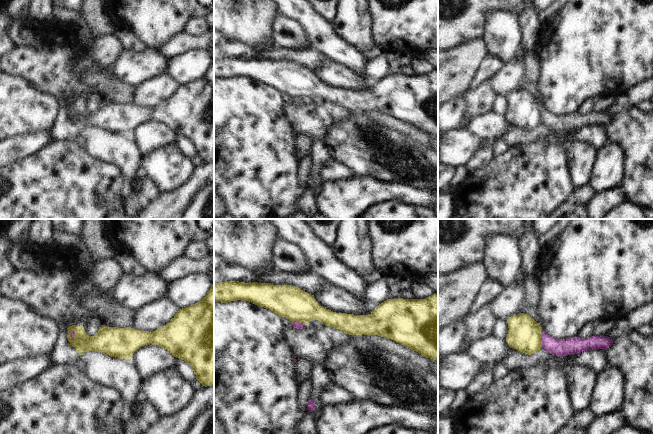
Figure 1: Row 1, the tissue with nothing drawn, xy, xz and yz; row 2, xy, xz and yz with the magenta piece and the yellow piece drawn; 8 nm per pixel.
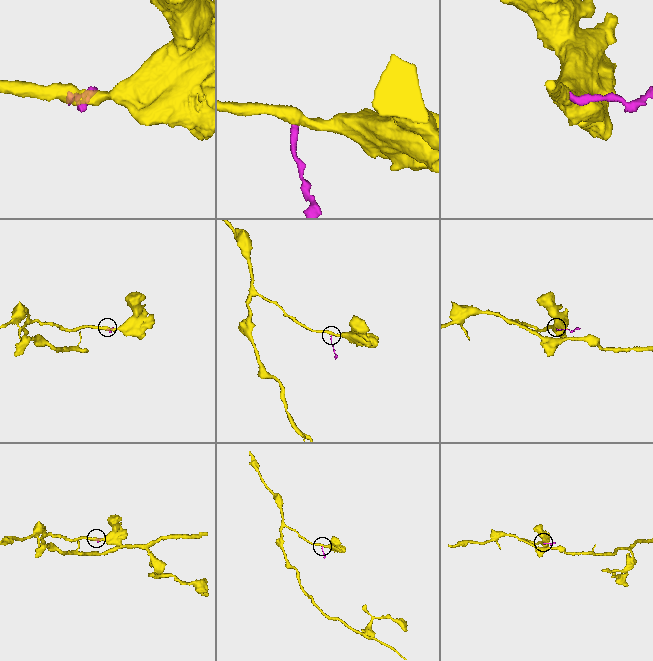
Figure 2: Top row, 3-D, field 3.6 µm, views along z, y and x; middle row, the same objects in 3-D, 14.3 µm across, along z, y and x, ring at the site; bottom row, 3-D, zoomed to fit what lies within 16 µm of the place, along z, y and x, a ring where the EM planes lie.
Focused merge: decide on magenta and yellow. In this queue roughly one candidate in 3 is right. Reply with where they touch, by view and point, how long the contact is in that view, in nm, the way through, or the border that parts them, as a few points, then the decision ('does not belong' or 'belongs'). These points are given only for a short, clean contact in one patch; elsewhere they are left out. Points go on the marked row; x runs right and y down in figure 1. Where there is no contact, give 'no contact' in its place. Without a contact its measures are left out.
contact yz (541, 339); length 140 nm; border yz (541, 330), (542, 347); does not belong

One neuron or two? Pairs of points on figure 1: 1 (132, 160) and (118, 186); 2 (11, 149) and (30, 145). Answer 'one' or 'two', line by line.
1: two
2: one

